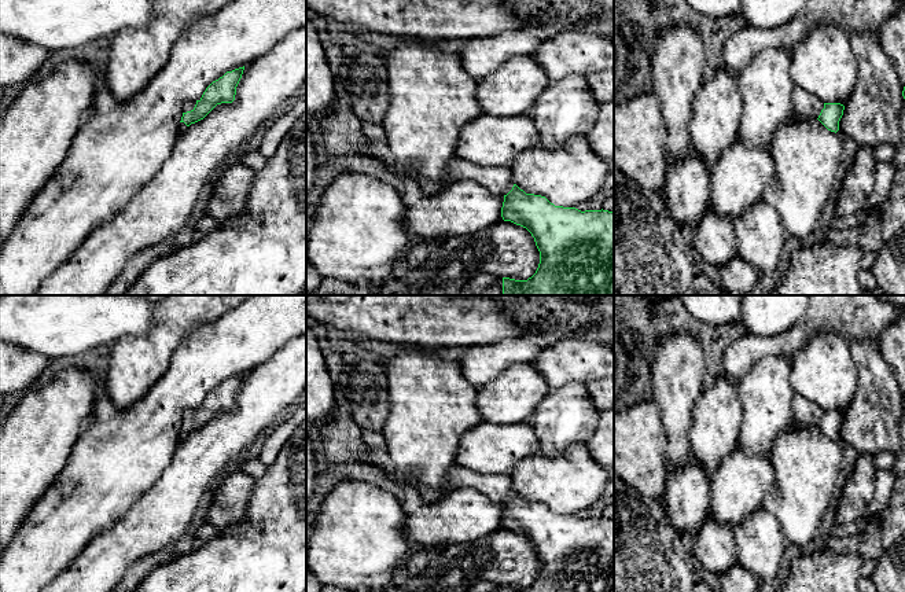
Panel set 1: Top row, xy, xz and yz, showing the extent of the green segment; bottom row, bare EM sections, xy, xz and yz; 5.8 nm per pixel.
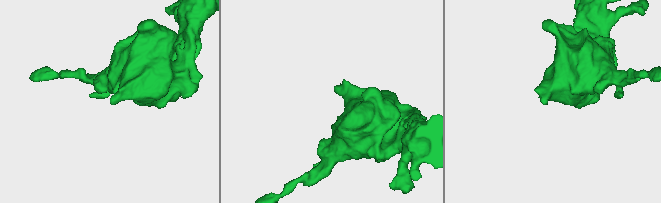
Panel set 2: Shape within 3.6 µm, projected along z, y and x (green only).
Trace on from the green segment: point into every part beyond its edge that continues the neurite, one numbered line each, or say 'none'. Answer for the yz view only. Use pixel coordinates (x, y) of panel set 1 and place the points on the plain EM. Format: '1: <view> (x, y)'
1: yz (806, 412)

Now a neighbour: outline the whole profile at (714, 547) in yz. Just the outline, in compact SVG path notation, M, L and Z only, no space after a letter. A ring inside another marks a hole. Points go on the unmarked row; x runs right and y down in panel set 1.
M710 515L694 537L694 554L700 566L718 578L739 563L733 527Z

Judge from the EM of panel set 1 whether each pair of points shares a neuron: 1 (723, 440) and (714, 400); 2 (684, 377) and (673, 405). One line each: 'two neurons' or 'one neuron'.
1: one neuron
2: one neuron

